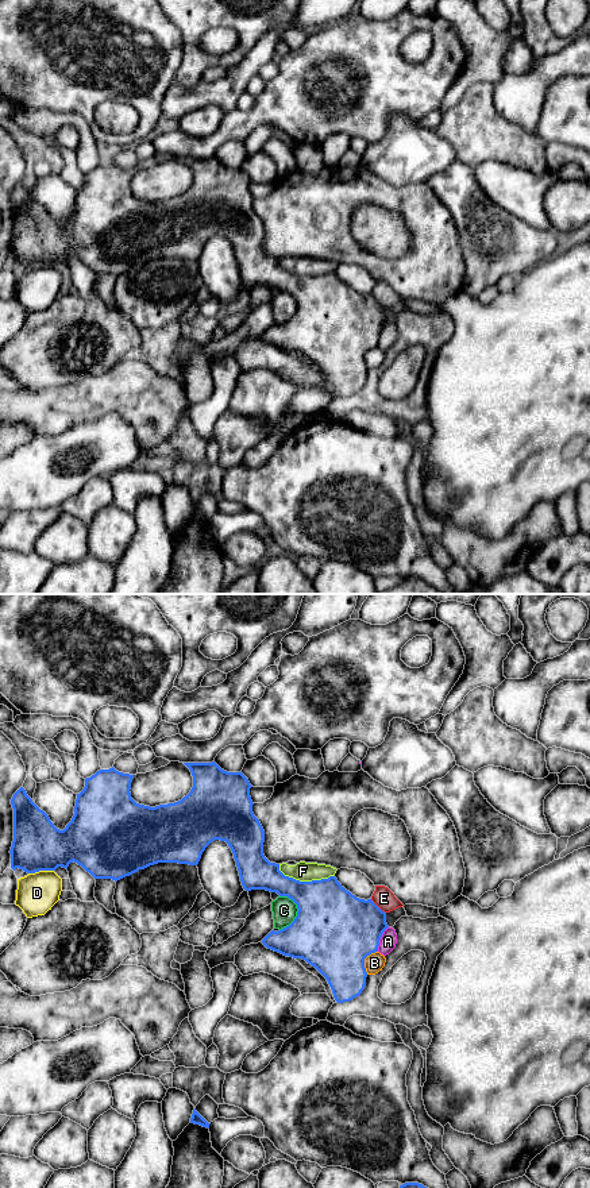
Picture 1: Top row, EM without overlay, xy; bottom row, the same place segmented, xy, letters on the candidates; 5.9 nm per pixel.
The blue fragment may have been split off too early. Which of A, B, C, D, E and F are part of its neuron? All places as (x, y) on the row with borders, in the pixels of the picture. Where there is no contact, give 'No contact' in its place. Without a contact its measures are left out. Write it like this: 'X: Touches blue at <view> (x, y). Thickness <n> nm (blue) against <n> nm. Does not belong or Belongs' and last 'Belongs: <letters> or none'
A: Touches blue at xy (380, 938). Thickness 460 nm (blue) against 100 nm. Does not belong
B: Touches blue at xy (363, 960). Thickness 480 nm (blue) against 120 nm. Does not belong
C: Touches blue at xy (297, 914). Thickness 480 nm (blue) against 140 nm. Does not belong
D: Touches blue at xy (41, 870). Thickness 300 nm (blue) against 240 nm. Does not belong
E: Touches blue at xy (377, 906). Thickness 420 nm (blue) against 120 nm. Does not belong
F: Touches blue at xy (304, 882). Thickness 380 nm (blue) against 120 nm. Does not belong
Belongs: none

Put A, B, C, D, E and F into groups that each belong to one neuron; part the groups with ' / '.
A / B / C / D / E F

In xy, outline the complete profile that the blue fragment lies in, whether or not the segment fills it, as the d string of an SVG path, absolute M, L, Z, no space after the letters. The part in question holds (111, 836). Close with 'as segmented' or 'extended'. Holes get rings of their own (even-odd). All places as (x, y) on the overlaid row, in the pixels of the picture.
M215 761L212 763L184 763L192 772L193 787L181 801L155 807L136 803L131 798L131 782L134 775L109 770L100 770L85 779L84 790L77 794L74 815L63 830L59 830L50 821L49 815L41 810L26 790L20 787L12 796L14 809L14 841L11 846L11 868L23 869L27 873L39 871L55 871L58 867L66 868L70 863L77 863L95 879L112 879L115 882L130 876L139 869L144 869L158 863L178 863L197 865L205 848L215 840L225 841L234 853L242 886L246 891L266 890L288 896L297 904L294 921L278 930L271 930L262 944L274 952L293 958L302 958L315 967L328 981L333 998L338 1003L350 1002L359 996L366 986L367 972L365 958L378 952L379 940L389 927L386 913L371 899L359 899L347 891L335 876L328 879L300 882L285 876L279 871L279 864L270 863L263 855L265 830L259 819L252 813L252 801L248 779L242 772L227 772Z; as segmented

